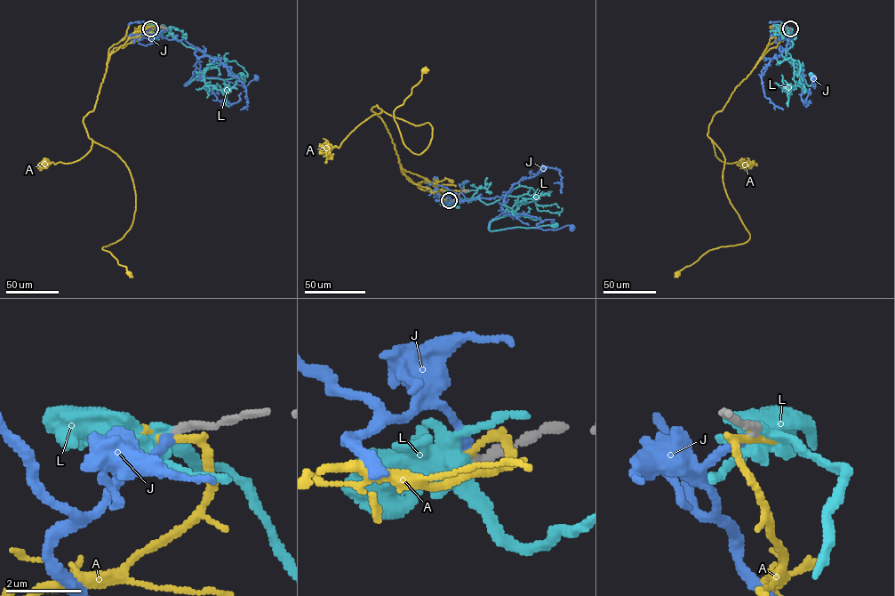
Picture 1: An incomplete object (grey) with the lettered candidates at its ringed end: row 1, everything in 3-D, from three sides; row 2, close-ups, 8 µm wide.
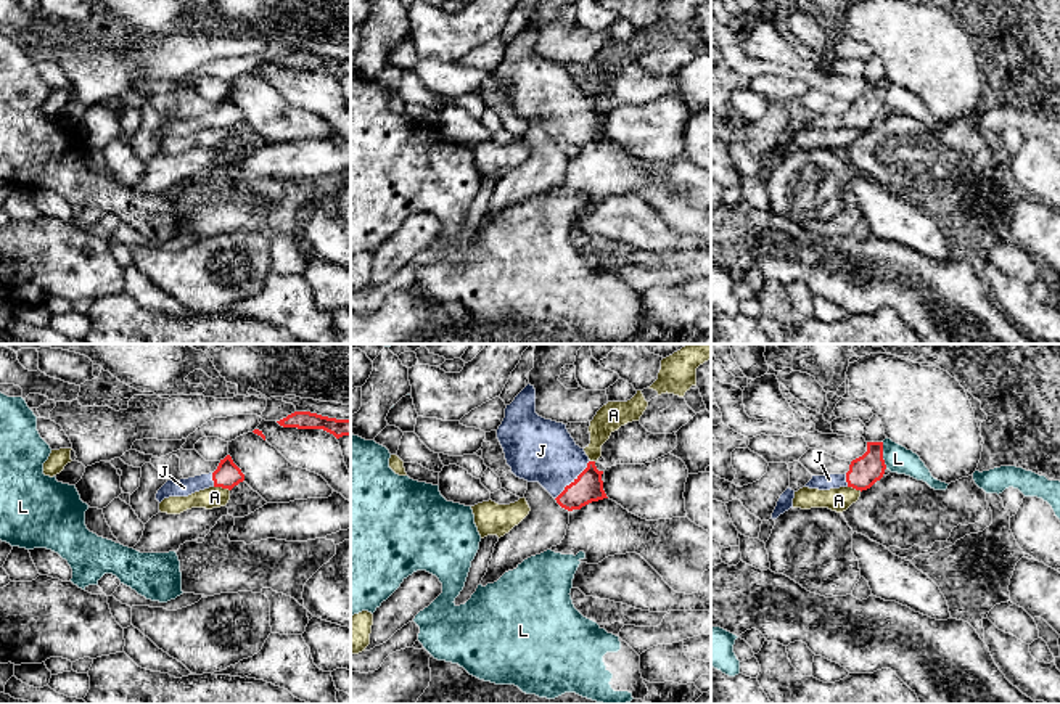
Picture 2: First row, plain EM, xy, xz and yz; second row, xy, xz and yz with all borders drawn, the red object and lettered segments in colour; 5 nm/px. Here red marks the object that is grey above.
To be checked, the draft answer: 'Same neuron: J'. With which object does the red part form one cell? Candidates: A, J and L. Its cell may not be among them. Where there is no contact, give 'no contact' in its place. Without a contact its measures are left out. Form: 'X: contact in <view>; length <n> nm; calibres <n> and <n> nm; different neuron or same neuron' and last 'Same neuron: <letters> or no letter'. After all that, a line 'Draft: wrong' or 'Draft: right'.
A: contact in xy; length 80 nm; calibres 130 and 110 nm; different neuron
J: contact in xz; length 260 nm; calibres 150 and 320 nm; same neuron
L: contact in yz; length 140 nm; calibres 160 and 140 nm; different neuron
Same neuron: J
Draft: right

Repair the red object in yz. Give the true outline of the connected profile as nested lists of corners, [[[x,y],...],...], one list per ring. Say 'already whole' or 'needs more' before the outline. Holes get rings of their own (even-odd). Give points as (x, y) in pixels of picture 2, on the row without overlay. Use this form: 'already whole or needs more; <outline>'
needs more; [[[867,82],[867,92],[851,101],[848,113],[812,116],[804,127],[819,130],[853,127],[862,132],[880,121],[885,114],[885,109],[886,104],[883,100],[883,82]]]

